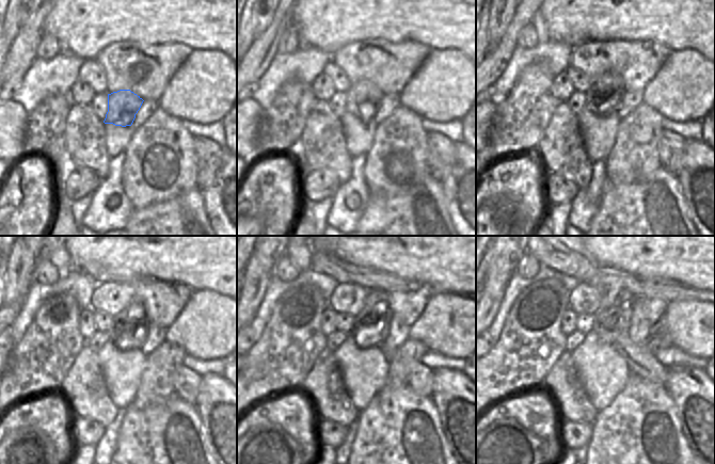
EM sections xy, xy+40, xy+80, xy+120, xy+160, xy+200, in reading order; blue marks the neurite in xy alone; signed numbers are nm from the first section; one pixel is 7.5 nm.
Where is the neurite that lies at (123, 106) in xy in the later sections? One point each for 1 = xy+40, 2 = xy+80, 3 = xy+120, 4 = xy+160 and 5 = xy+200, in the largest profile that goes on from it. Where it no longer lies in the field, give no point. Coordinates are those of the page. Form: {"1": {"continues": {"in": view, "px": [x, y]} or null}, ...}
{"1": {"continues": {"in": "xy+40", "px": [364, 98]}}, "2": {"continues": {"in": "xy+80", "px": [604, 97]}}, "3": {"continues": {"in": "xy+120", "px": [132, 317]}}, "4": {"continues": {"in": "xy+160", "px": [376, 306]}}, "5": {"continues": {"in": "xy+200", "px": [616, 301]}}}

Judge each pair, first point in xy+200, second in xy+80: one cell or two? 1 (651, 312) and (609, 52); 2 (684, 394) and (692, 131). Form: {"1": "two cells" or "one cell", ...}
{"1": "one cell", "2": "two cells"}

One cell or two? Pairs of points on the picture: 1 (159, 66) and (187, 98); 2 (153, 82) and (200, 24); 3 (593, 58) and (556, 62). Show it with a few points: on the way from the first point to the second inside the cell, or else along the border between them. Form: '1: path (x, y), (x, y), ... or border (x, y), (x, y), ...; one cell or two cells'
1: border (186, 59), (157, 100); two cells
2: border (157, 44), (183, 43), (192, 49); two cells
3: border (573, 47), (569, 65); two cells

